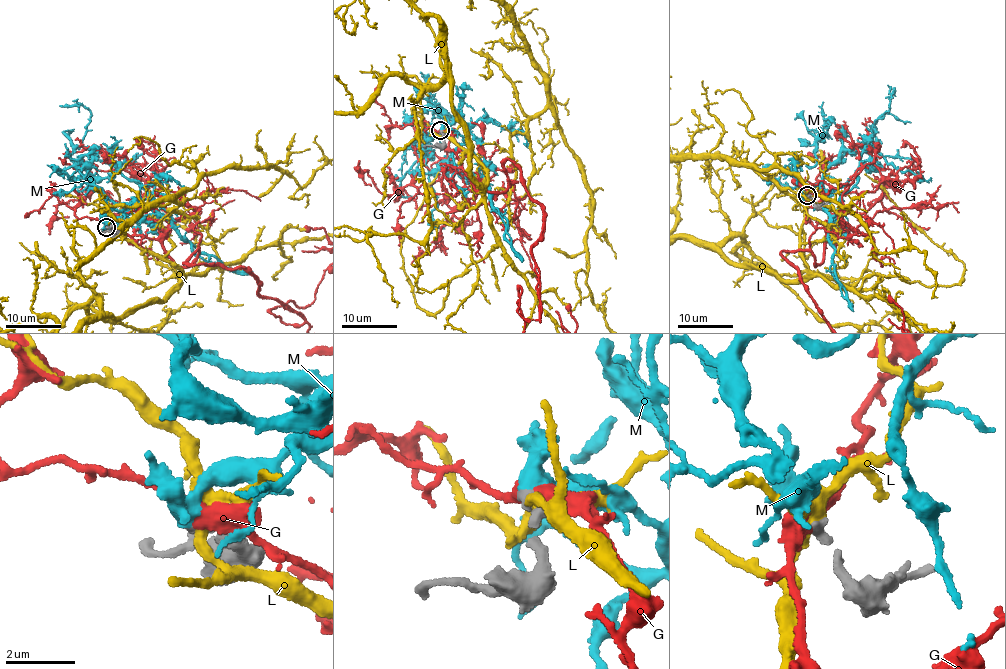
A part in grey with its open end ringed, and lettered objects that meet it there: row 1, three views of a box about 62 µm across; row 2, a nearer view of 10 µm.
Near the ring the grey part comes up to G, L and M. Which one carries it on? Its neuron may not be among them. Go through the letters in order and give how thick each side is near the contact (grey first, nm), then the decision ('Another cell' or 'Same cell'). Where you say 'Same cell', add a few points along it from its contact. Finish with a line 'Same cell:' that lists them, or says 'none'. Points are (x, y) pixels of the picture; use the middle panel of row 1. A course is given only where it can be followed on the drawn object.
G: Thickness 340 nm (grey) against 440 nm. Another cell
L: Thickness 360 nm (grey) against 360 nm. Another cell
M: Thickness 320 nm (grey) against 320 nm. Same cell. Its course: (441, 132), (453, 131), (463, 142), (431, 135), (424, 145), (424, 156), (420, 151), (432, 159), (408, 145)
Same cell: M

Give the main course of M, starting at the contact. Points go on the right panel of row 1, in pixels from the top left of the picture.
M: (809, 195), (806, 190), (823, 181), (838, 155), (866, 145), (874, 136), (874, 122), (888, 110), (894, 88)

